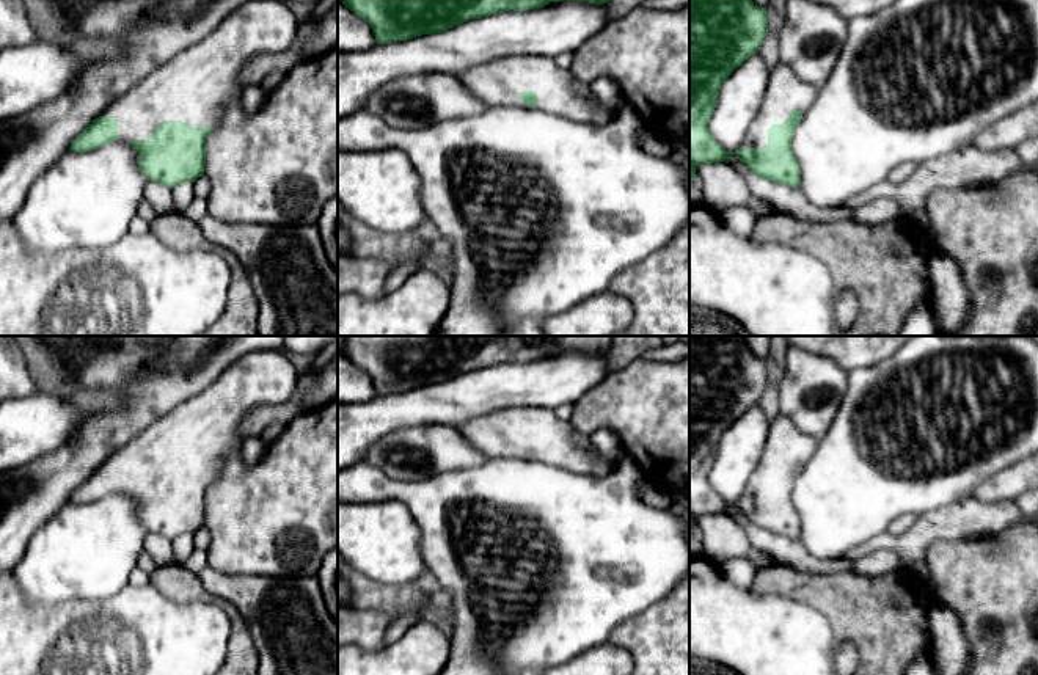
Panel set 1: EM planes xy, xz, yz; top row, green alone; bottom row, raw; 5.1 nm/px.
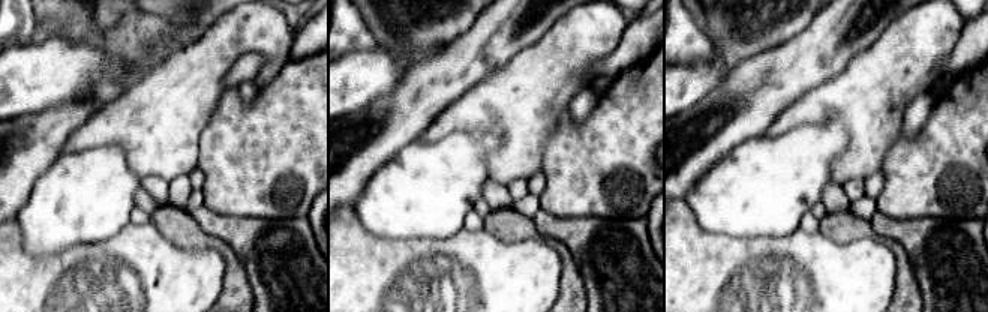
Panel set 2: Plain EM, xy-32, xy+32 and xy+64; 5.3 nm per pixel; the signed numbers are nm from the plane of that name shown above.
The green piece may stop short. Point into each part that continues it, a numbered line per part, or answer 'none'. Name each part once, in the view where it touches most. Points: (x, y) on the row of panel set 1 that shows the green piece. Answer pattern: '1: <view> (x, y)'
1: xy (197, 85)

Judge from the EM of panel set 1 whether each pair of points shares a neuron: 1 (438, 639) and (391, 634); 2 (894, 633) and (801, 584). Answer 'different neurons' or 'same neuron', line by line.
1: different neurons
2: same neuron

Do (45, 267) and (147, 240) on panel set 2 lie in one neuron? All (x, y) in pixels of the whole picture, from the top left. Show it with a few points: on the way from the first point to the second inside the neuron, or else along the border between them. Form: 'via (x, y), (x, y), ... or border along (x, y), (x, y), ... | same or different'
via (71, 264), (122, 263) | same

